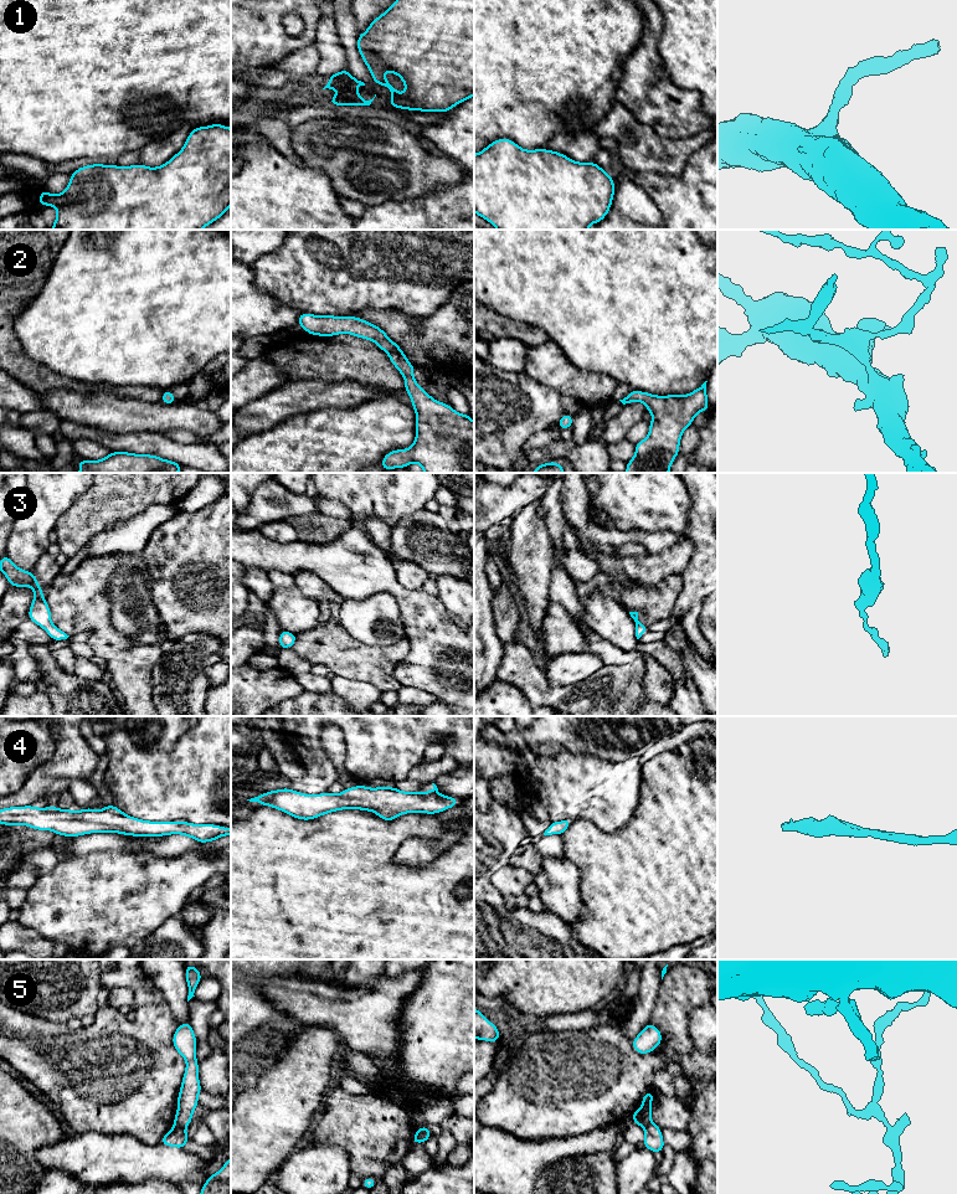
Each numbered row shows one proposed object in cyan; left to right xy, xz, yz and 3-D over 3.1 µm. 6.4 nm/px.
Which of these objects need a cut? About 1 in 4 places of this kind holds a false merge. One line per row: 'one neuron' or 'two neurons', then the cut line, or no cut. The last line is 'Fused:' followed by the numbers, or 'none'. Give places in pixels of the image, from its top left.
1: one neuron; no cut
2: one neuron; no cut
3: one neuron; no cut
4: one neuron; no cut
5: two neurons; cut in xy along (174, 1125), (185, 1128)
Fused: 5

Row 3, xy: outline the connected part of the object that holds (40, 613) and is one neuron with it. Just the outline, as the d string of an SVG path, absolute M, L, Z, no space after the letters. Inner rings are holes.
M4 554L0 560L0 571L7 577L10 586L34 588L34 602L29 609L29 619L43 628L55 642L63 640L70 637L51 622L51 609L45 601L42 593L43 588L38 585L32 571L19 568L6 554Z

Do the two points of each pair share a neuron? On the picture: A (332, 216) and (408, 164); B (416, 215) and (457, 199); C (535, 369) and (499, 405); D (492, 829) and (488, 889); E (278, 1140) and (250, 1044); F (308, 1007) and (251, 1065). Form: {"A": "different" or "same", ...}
{"A": "different", "B": "same", "C": "different", "D": "same", "E": "different", "F": "different"}

